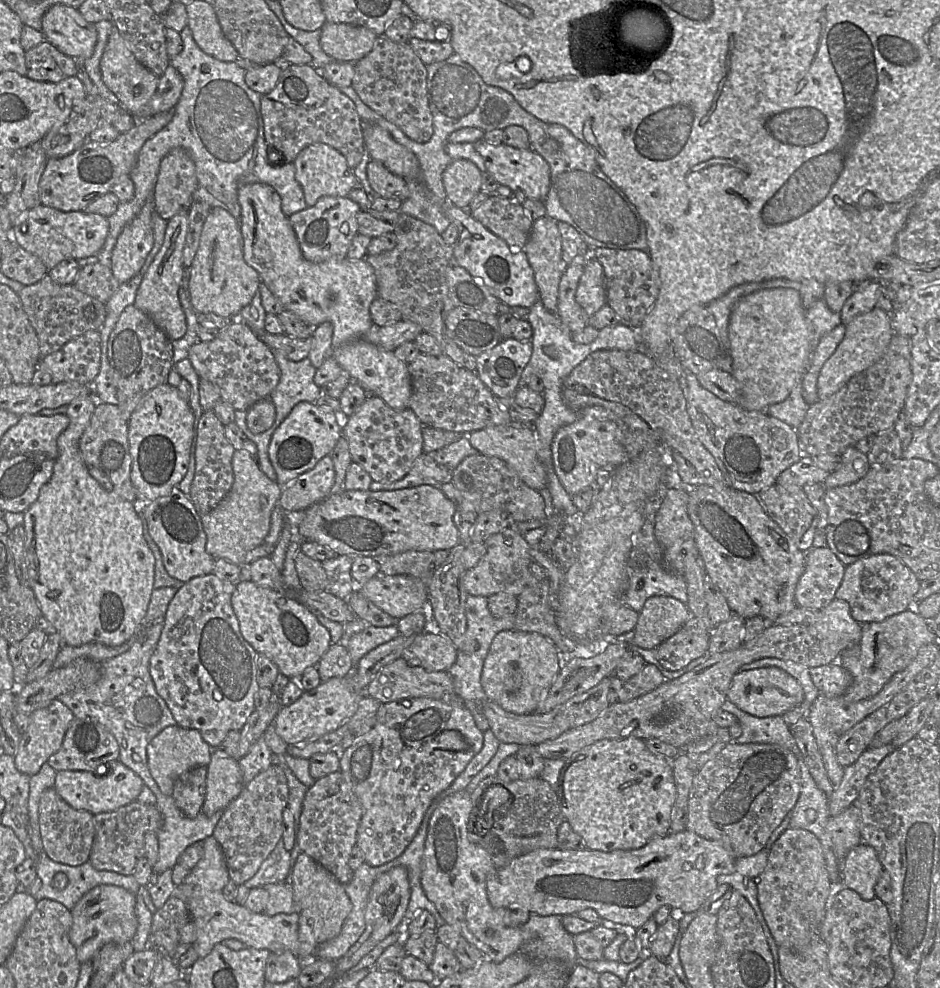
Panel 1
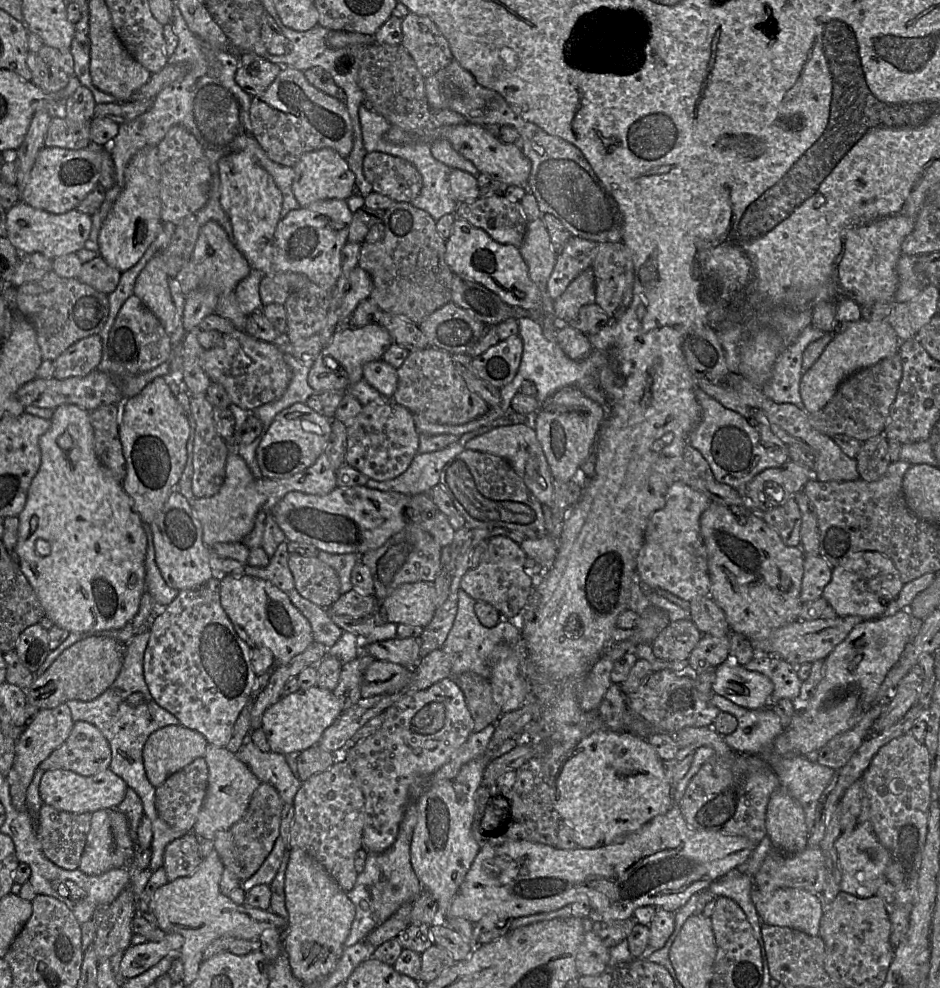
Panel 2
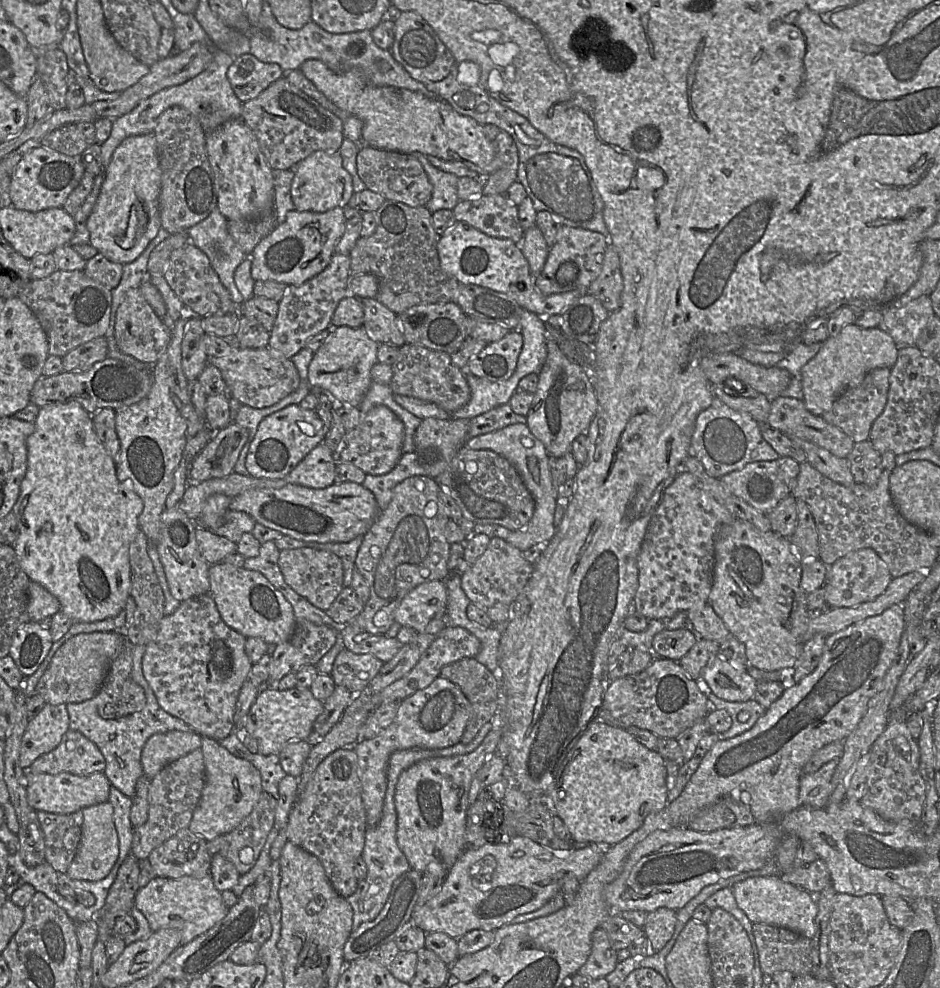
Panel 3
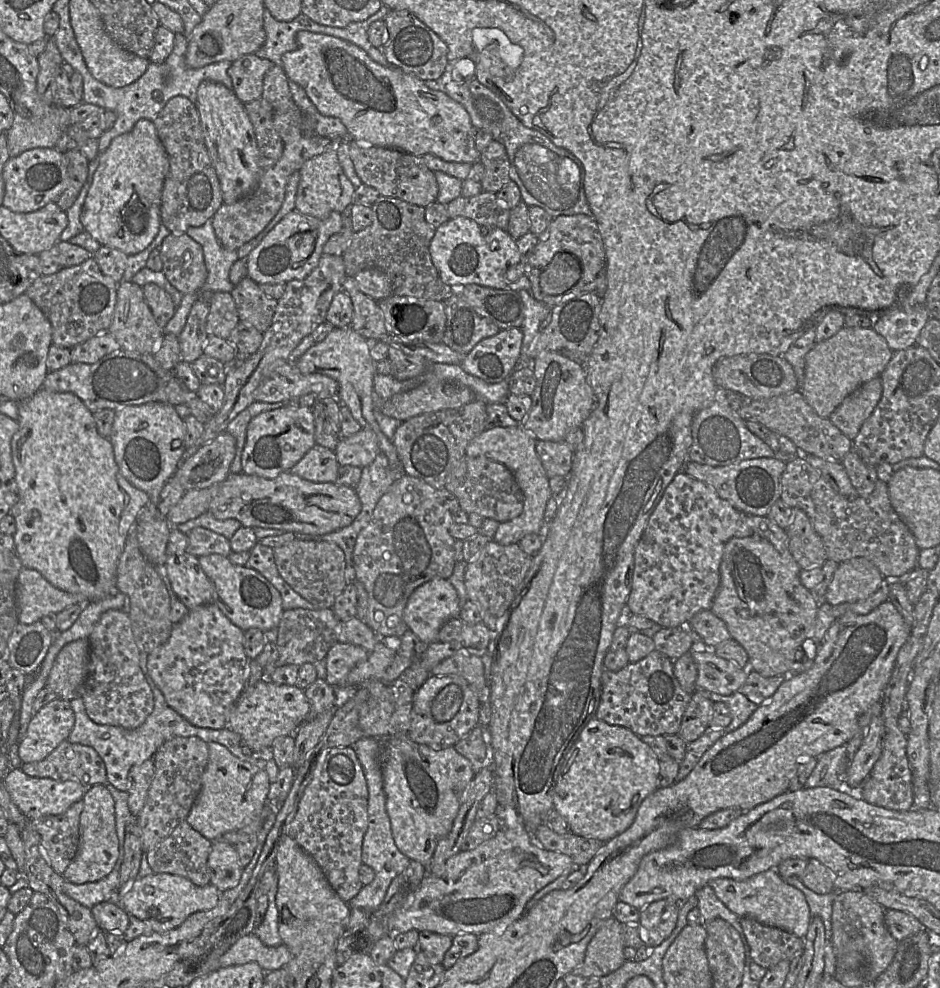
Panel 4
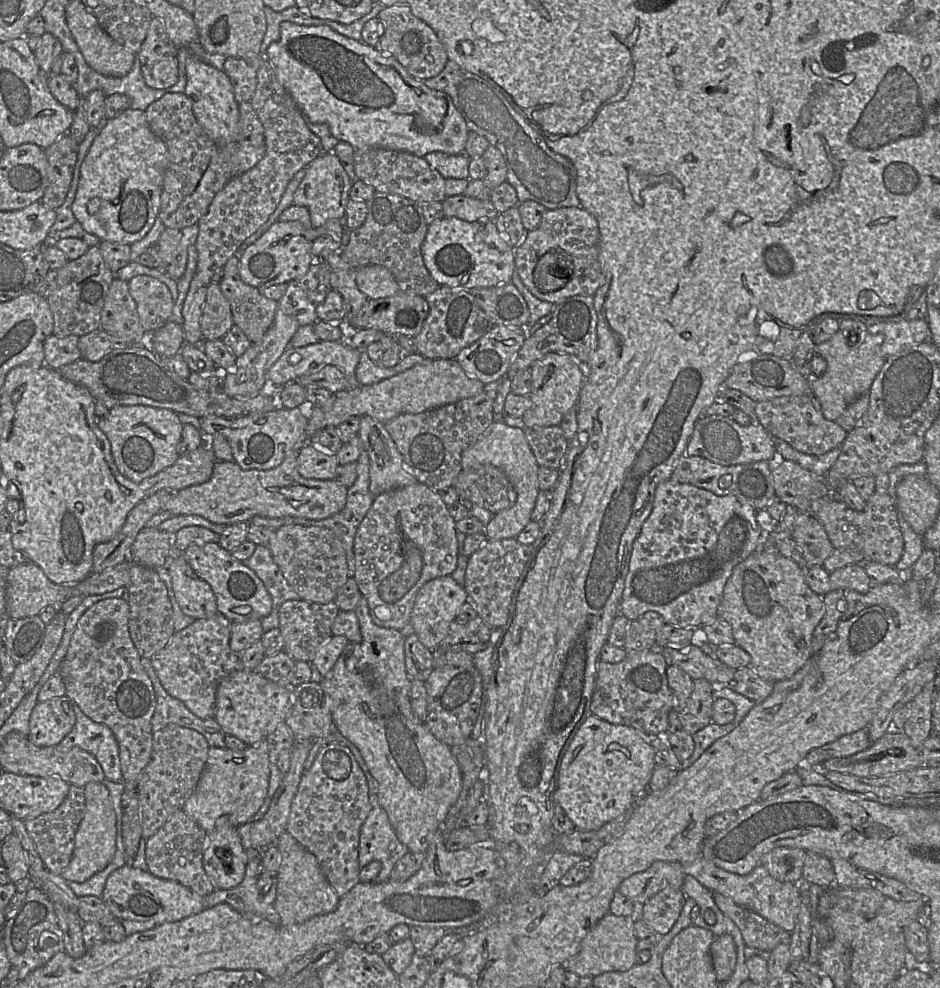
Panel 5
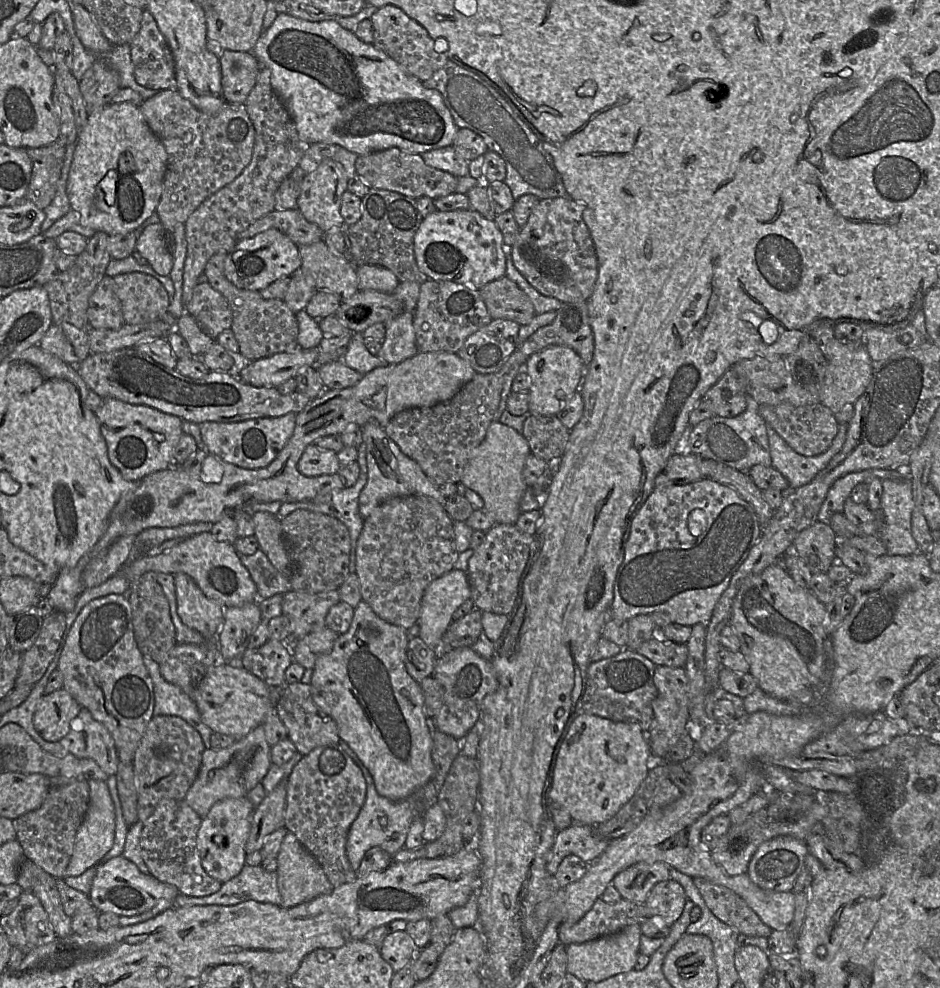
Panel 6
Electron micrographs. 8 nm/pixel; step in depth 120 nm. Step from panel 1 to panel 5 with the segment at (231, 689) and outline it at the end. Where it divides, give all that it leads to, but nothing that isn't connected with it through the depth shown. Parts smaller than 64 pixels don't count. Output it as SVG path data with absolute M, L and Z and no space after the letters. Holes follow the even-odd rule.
M221 613L207 619L195 619L189 626L175 632L167 645L150 659L165 691L201 719L214 718L220 680L241 668L240 655L230 648L231 624Z

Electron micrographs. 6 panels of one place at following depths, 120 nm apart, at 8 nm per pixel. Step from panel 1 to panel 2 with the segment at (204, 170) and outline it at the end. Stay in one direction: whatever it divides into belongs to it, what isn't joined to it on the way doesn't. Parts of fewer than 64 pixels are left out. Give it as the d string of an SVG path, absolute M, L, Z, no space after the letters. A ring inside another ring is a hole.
M176 4L173 5L172 26L173 32L178 37L178 45L169 57L169 63L188 63L189 73L182 81L172 83L156 95L152 107L147 112L129 122L119 124L116 137L103 147L111 154L115 174L118 176L118 186L122 191L125 169L131 158L145 146L158 146L172 126L185 127L202 146L212 174L210 196L207 203L195 214L197 222L202 227L209 221L216 221L235 244L232 224L220 203L218 161L229 154L247 151L271 175L281 191L281 219L291 210L301 207L292 191L294 168L272 161L253 136L249 114L252 96L243 91L235 81L239 55L228 49L212 48L193 34Z

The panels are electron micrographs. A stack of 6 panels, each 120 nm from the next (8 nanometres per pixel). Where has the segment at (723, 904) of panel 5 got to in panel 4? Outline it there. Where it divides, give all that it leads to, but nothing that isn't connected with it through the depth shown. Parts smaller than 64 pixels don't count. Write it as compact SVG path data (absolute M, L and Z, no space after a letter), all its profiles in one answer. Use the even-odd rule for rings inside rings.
M740 917L740 925L752 960L765 969L803 954L803 939L790 932L765 925L751 917Z

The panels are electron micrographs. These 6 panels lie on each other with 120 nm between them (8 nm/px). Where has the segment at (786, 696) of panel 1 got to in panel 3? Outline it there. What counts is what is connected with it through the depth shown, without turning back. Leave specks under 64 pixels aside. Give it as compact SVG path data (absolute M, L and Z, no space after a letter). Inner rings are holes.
M715 656L706 665L701 679L716 697L729 702L752 700L757 680L744 667L736 667L729 660Z

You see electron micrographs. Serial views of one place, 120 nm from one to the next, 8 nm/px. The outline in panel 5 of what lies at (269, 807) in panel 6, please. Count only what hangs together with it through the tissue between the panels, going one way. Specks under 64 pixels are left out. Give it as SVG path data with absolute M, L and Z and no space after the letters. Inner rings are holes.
M313 742L294 743L294 746L291 750L291 762L289 770L284 775L279 788L275 792L266 814L260 820L249 821L238 826L237 831L240 836L242 846L245 850L253 848L263 852L275 844L279 836L286 831L290 814L290 806L297 792L301 776L305 771L304 765L308 758L312 743Z

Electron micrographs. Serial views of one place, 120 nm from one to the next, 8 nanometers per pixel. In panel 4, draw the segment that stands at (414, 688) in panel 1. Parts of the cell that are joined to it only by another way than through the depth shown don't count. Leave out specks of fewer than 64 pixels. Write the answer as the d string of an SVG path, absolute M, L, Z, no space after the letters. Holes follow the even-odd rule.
M336 642L328 651L326 662L326 682L333 687L345 686L349 671L367 660L369 653L353 644Z

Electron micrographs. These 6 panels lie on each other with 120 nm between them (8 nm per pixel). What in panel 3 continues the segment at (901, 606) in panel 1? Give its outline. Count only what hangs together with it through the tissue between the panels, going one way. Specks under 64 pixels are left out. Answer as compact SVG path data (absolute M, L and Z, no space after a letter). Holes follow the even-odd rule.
M873 549L851 552L828 567L824 584L827 607L849 608L873 601L886 590L892 579L887 565Z

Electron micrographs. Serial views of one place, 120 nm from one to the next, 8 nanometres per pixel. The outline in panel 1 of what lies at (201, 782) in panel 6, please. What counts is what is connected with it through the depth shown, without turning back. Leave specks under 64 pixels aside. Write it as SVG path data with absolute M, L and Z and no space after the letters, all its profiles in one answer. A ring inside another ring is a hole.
M212 750L207 770L207 791L201 812L211 816L223 812L245 785L238 760L220 750Z

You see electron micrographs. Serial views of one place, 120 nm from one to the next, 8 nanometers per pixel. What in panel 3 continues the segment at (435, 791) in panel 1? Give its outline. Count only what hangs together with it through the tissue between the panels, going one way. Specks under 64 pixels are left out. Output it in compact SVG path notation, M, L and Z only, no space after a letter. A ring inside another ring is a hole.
M439 676L425 689L404 699L399 704L394 721L379 735L354 744L367 826L376 826L382 817L390 756L398 750L447 748L459 743L471 712L471 703L460 688Z

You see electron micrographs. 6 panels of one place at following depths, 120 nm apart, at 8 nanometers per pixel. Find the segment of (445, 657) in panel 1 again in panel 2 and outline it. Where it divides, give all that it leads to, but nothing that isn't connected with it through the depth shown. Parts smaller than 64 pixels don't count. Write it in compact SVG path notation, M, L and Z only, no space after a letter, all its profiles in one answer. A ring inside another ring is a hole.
M419 637L374 642L365 645L363 650L375 660L388 661L408 669L415 668L421 660Z

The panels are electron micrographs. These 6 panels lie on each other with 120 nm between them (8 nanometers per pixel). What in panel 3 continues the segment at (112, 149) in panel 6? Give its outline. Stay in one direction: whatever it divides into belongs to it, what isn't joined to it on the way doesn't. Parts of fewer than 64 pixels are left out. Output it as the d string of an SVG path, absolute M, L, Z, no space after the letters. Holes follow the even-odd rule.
M154 133L124 139L112 154L100 193L86 222L90 245L115 263L124 265L136 260L161 228L160 187L161 168Z

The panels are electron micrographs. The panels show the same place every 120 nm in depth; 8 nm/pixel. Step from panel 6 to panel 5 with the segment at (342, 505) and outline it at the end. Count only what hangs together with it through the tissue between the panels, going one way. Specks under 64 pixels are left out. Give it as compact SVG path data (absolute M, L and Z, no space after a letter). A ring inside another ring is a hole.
M365 449L358 460L358 477L348 488L344 508L333 516L322 520L294 517L292 525L318 526L332 530L340 539L346 554L348 577L354 578L354 538L357 529L370 509L375 496L369 490L370 460Z

